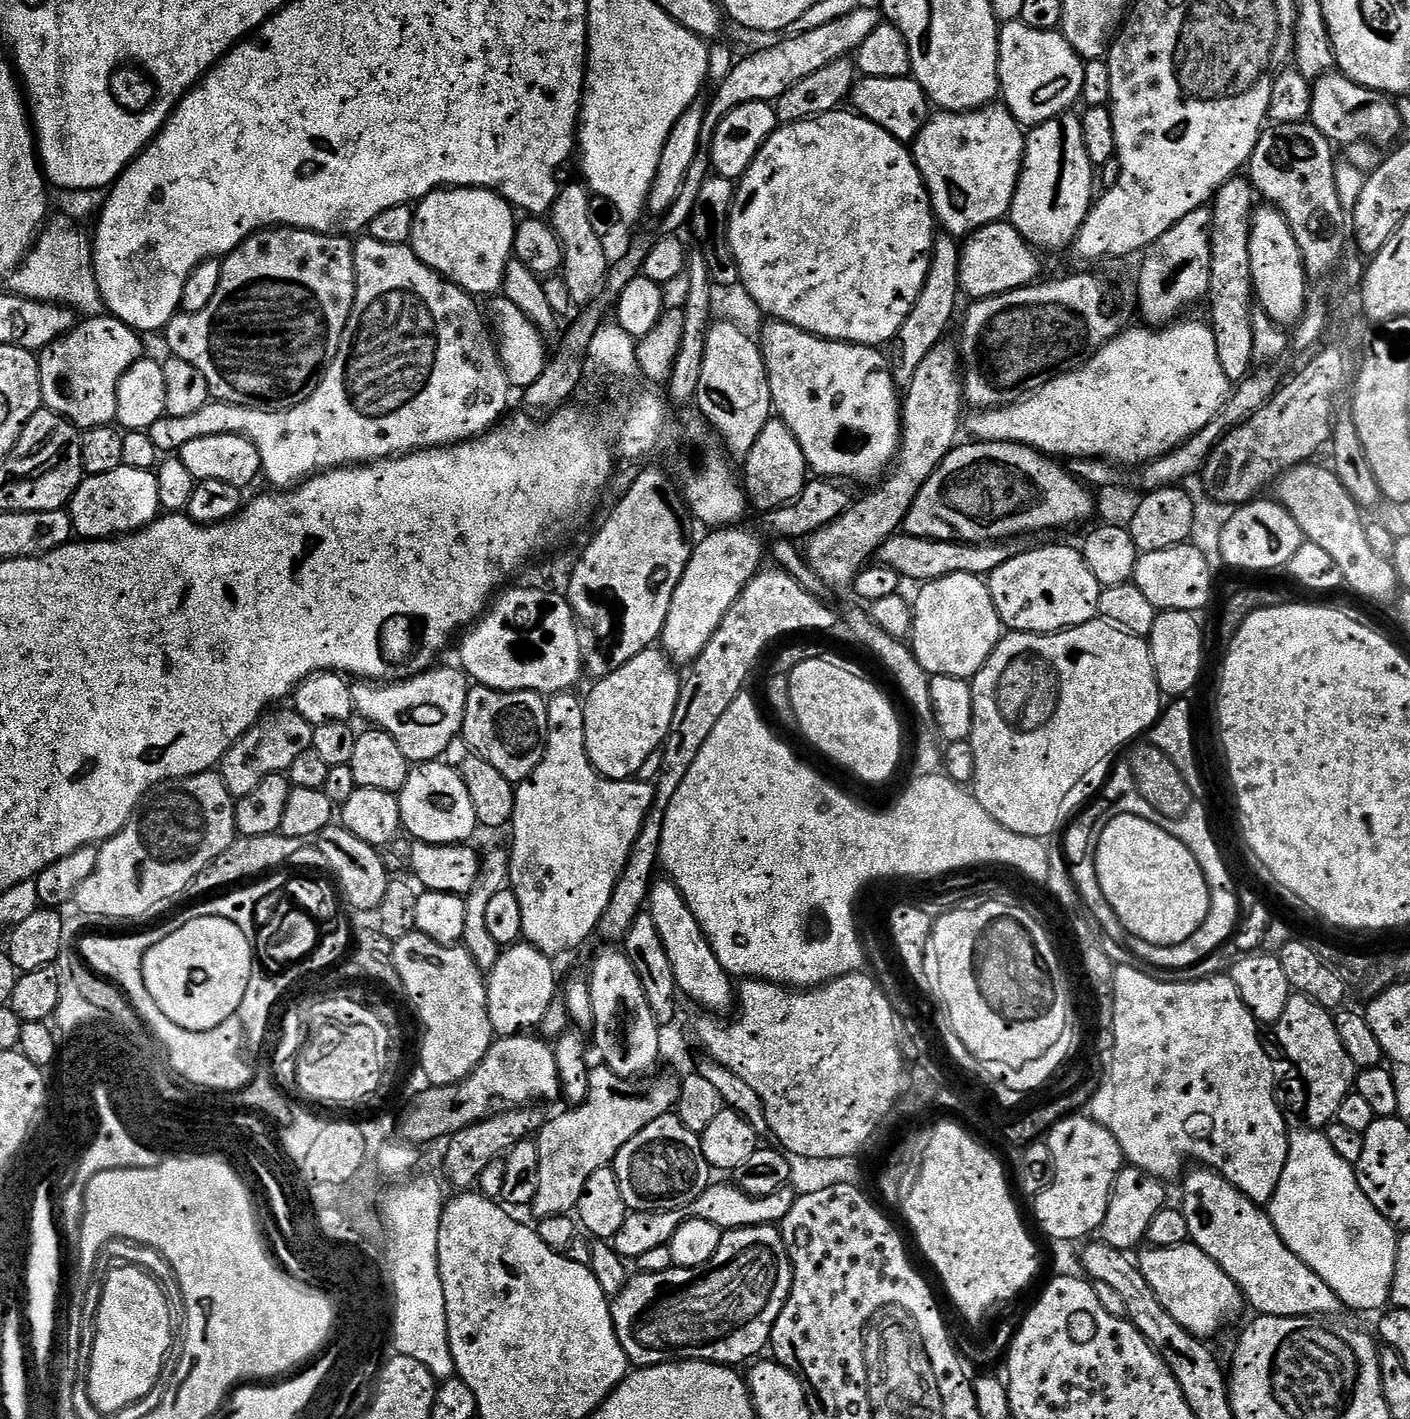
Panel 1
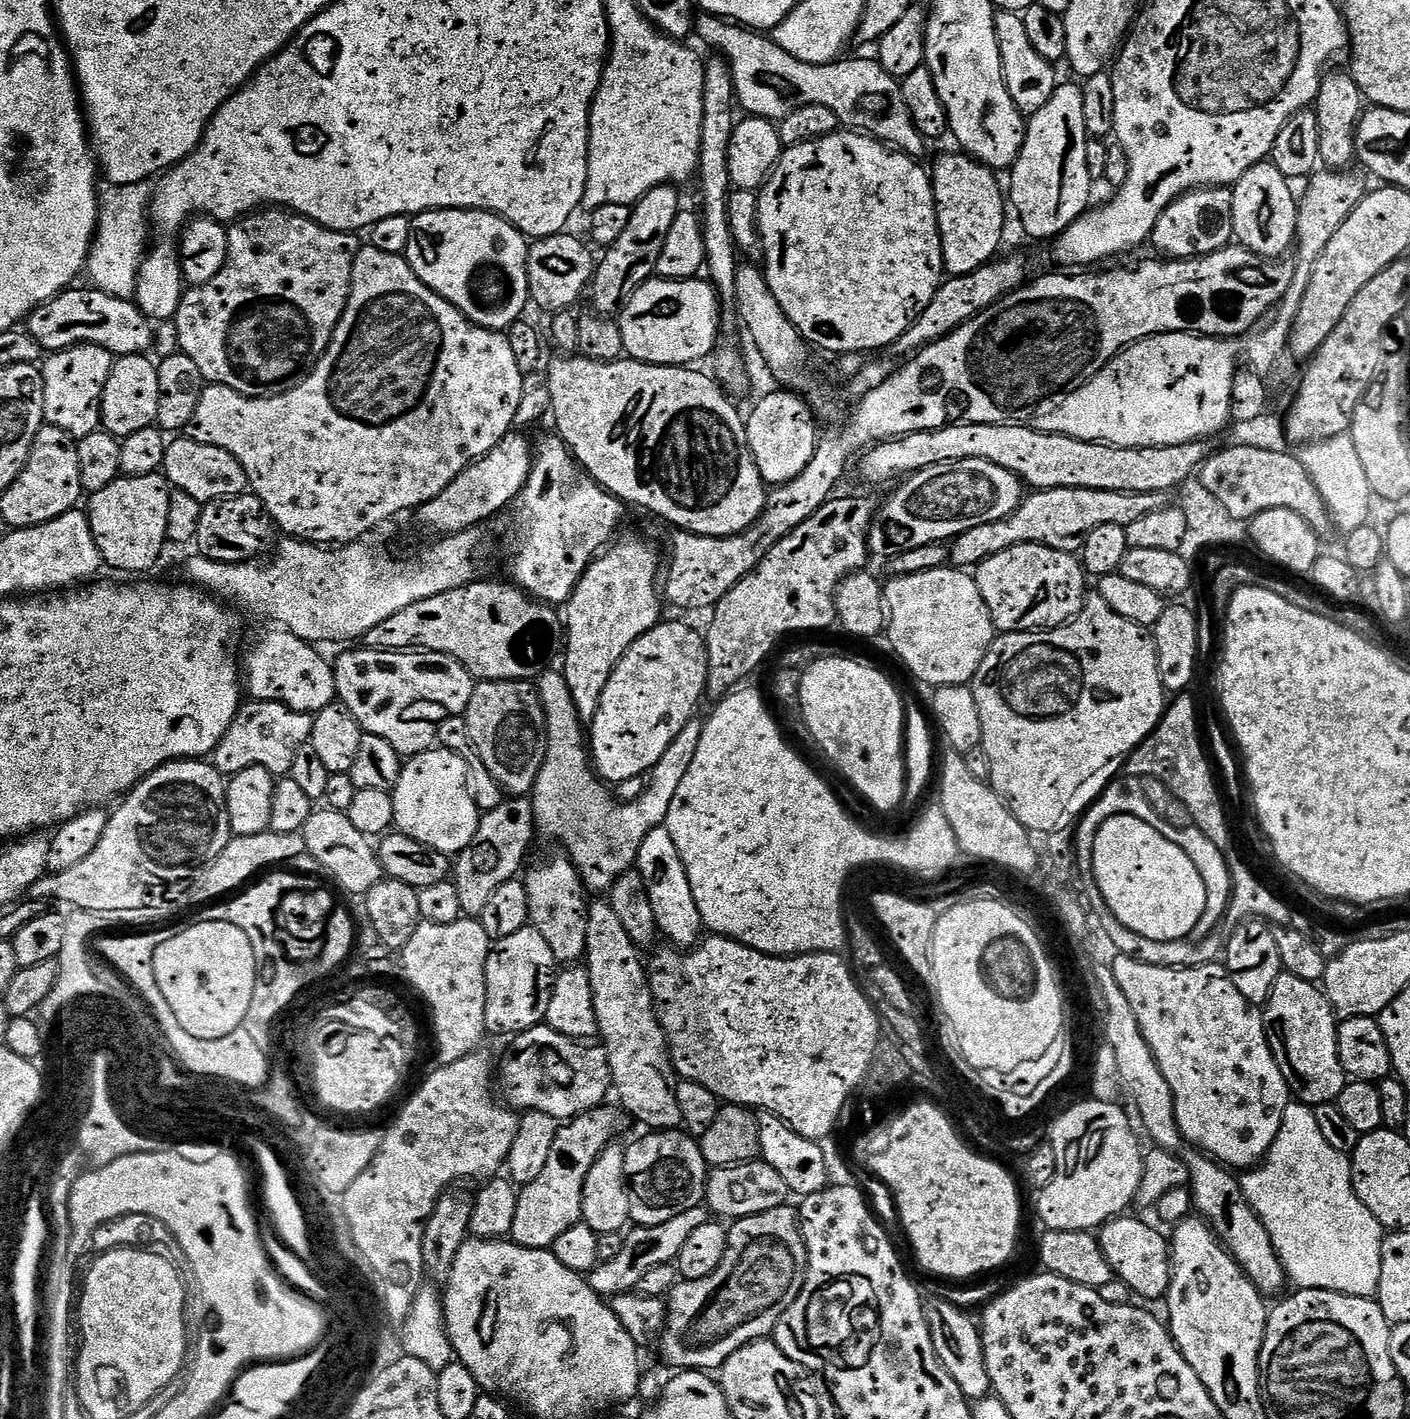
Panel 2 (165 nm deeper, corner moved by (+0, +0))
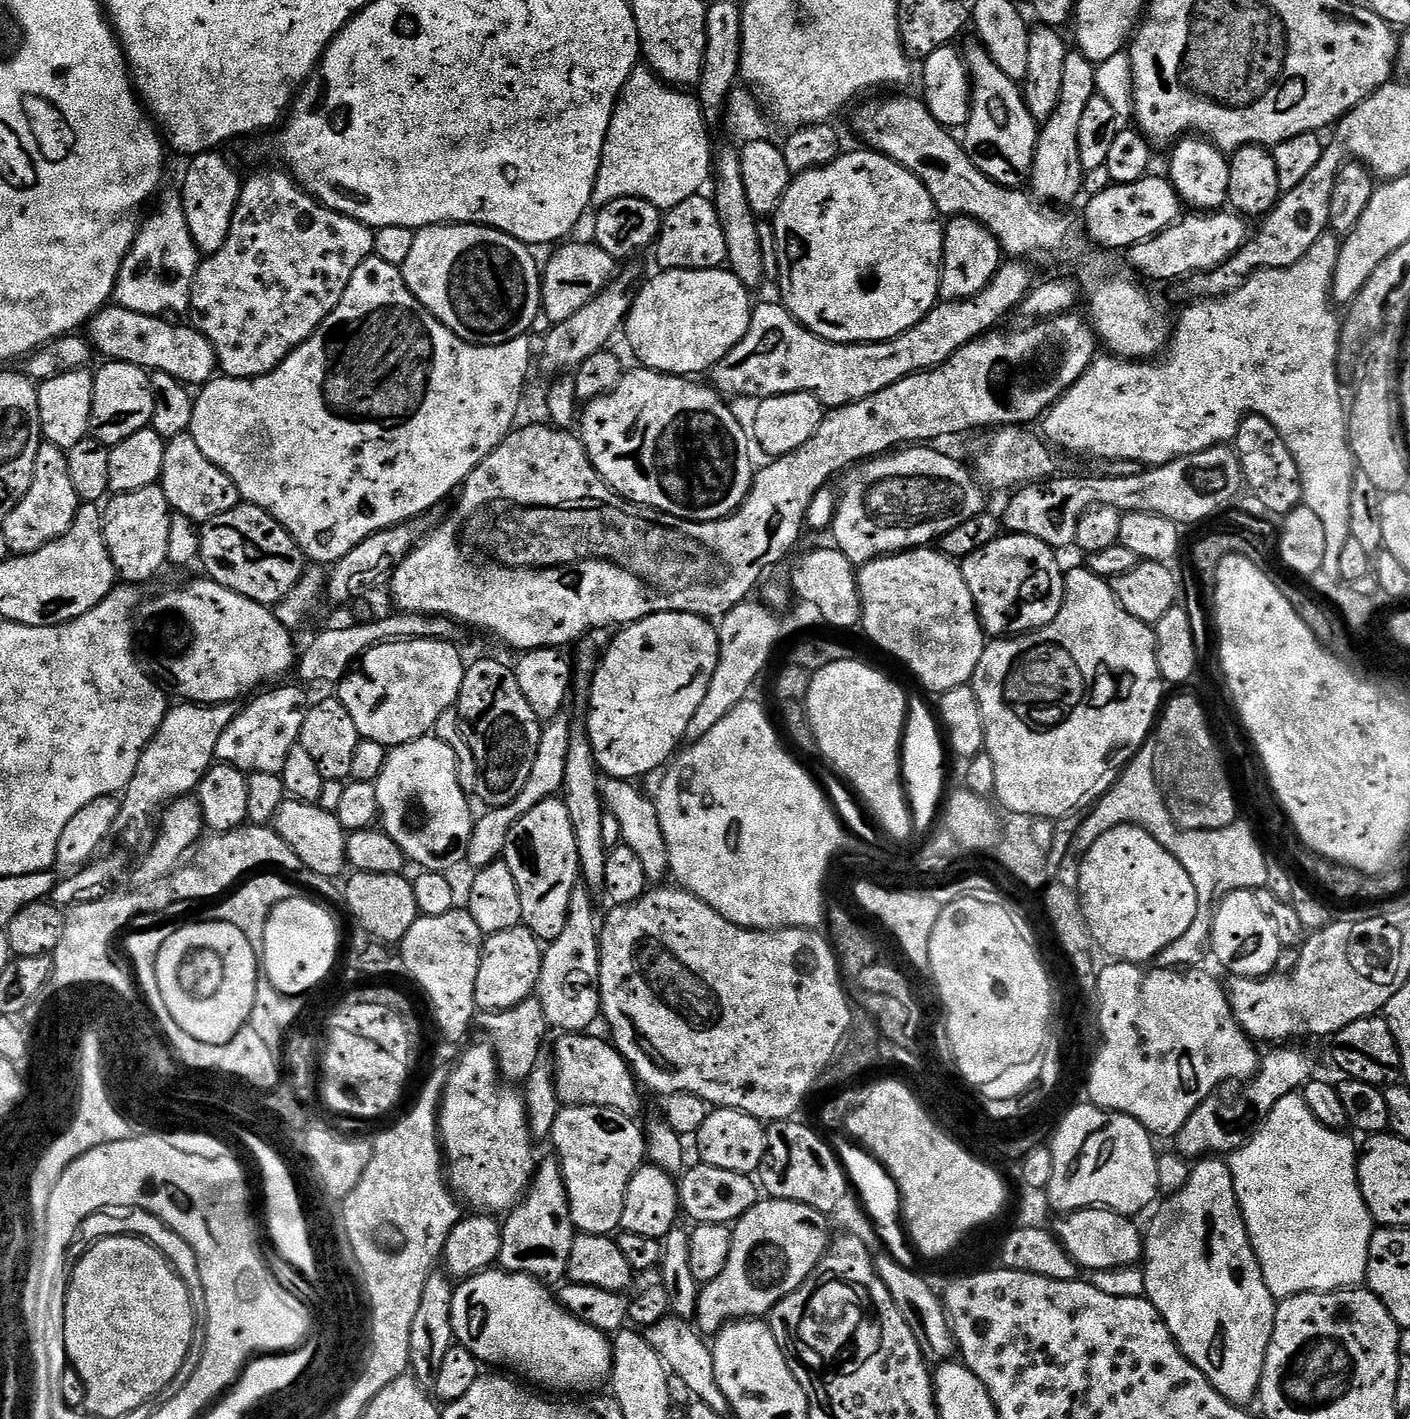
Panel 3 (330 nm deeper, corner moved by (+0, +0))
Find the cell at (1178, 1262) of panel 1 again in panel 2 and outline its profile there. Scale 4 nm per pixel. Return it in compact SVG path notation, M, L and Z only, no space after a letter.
M1125 1214L1108 1221L1099 1229L1098 1239L1106 1254L1106 1262L1110 1262L1115 1279L1130 1286L1132 1293L1139 1299L1141 1296L1144 1300L1163 1301L1172 1281L1172 1254L1169 1237L1163 1236L1159 1232L1161 1229L1156 1228L1151 1228L1144 1220L1135 1220L1132 1214Z

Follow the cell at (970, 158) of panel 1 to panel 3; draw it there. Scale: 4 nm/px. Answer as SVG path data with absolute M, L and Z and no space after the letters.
M953 216L944 230L944 262L940 273L940 300L965 300L982 290L994 278L1002 263L1002 249L996 236L984 224L968 216Z

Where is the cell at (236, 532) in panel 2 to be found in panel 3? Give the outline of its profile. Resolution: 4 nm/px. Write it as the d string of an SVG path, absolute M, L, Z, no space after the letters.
M247 502L210 518L200 528L199 563L211 579L265 606L281 604L306 571L306 557L296 539L265 508Z

